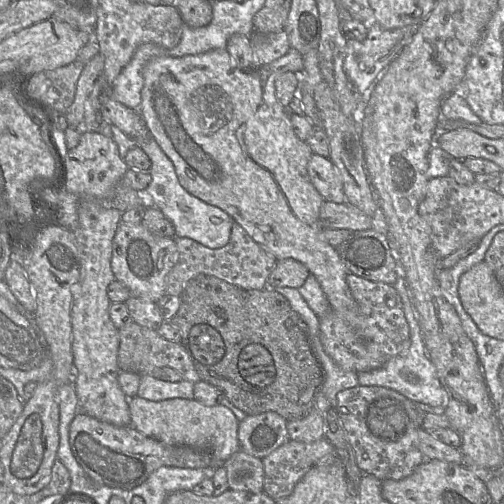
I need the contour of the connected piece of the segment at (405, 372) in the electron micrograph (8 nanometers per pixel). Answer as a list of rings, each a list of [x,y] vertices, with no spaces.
[[[399,276],[393,286],[401,298],[404,315],[409,326],[411,345],[408,350],[392,357],[382,367],[357,373],[358,386],[382,386],[401,393],[414,403],[427,404],[433,407],[445,407],[447,394],[438,378],[435,365],[427,354],[423,334],[407,282],[404,277]]]

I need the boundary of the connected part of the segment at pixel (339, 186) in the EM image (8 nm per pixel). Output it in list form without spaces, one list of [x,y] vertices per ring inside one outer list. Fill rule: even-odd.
[[[312,153],[308,162],[308,175],[325,201],[347,202],[341,176],[329,158]]]

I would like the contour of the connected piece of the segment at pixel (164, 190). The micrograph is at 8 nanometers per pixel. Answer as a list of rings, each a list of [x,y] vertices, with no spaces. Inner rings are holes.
[[[151,134],[145,140],[134,141],[151,161],[149,174],[152,181],[142,193],[148,202],[171,221],[175,229],[175,237],[190,238],[212,249],[225,246],[229,242],[234,220],[222,209],[200,200],[181,186],[172,161]]]

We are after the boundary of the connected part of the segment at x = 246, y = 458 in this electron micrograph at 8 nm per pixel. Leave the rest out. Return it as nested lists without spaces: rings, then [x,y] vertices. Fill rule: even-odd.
[[[242,450],[236,451],[225,462],[228,489],[259,493],[263,491],[263,461]]]

